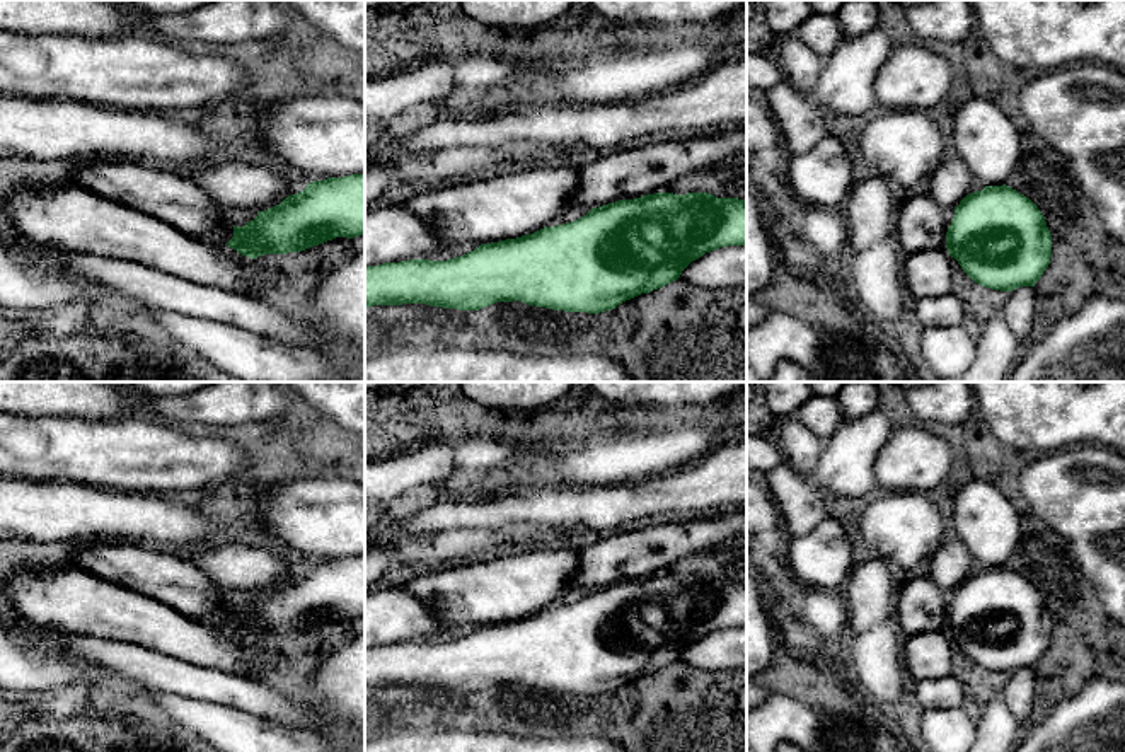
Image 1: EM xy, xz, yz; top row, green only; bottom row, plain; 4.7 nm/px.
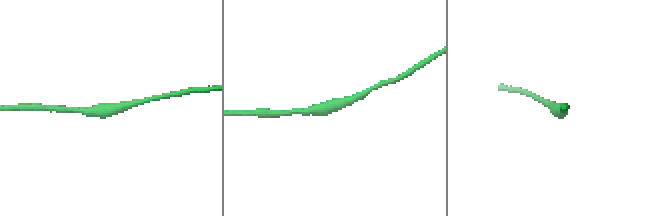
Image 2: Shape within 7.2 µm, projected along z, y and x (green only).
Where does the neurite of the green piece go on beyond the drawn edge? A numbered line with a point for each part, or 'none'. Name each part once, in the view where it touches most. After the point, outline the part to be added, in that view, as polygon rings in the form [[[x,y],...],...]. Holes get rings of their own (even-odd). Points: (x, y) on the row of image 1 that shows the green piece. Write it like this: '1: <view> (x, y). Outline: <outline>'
none

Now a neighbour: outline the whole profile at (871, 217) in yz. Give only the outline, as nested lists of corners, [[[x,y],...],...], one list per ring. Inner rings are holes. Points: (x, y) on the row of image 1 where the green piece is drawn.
[[[869,174],[854,181],[844,208],[849,225],[849,246],[854,252],[895,239],[897,213],[888,179]]]

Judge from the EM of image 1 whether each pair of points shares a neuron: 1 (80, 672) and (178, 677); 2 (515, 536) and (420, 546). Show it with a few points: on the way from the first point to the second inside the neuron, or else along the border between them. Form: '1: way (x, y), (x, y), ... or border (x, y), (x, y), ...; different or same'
1: border (63, 652), (86, 662), (98, 674); different
2: way (491, 543), (444, 546); same

